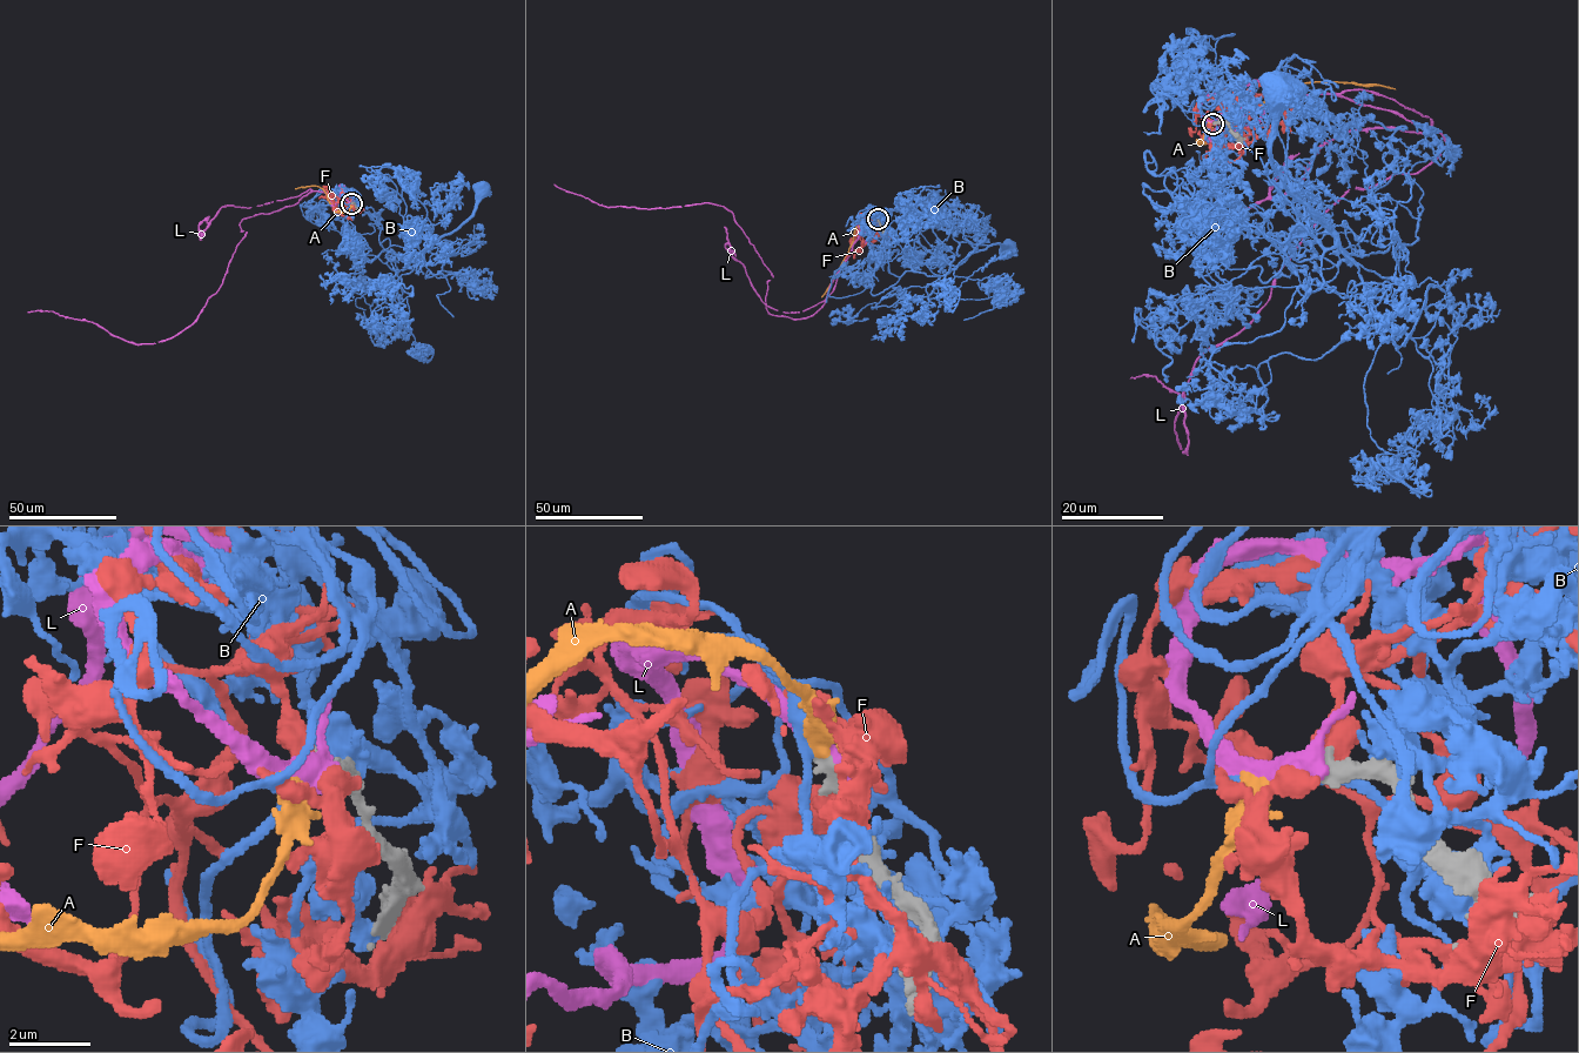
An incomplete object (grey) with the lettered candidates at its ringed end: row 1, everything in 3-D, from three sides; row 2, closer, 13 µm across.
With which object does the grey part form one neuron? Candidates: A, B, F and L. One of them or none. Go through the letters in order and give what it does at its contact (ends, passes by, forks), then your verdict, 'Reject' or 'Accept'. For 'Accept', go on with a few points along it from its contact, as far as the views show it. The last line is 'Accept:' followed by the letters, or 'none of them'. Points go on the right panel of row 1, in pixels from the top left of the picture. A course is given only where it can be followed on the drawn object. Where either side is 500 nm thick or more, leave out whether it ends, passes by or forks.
A: It passes by. Accept. Its course: (1213, 122), (1198, 142), (1216, 141), (1235, 119), (1290, 87), (1339, 81), (1395, 89)
B: It passes by. Reject
F: Reject
L: Reject
Accept: A

